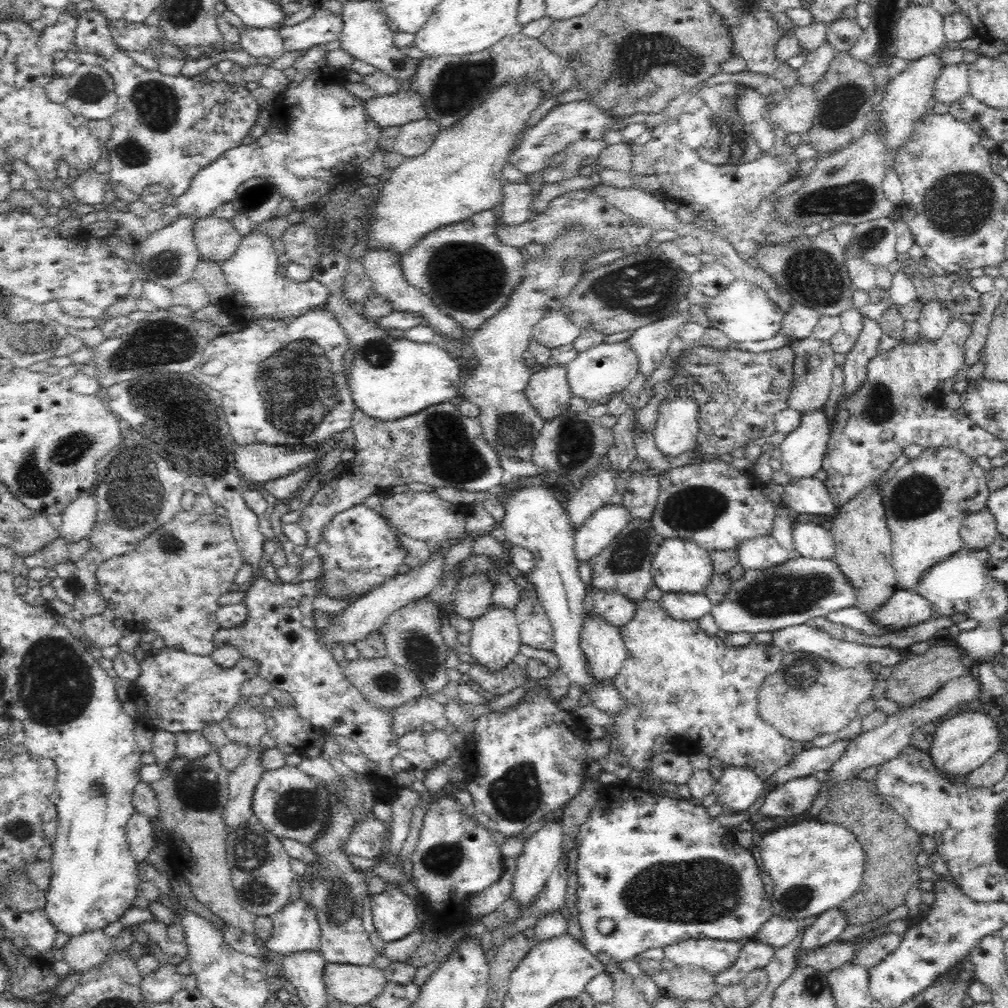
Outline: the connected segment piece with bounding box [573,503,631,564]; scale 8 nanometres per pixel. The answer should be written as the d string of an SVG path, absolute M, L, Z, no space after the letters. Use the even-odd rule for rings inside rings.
M609 503L598 508L576 528L573 544L576 560L582 564L598 556L630 520L630 513L623 503Z

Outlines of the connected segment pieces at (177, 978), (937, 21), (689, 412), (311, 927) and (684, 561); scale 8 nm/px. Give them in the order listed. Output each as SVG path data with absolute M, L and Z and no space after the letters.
M170 963L160 964L160 968L158 968L156 972L144 976L143 980L140 981L140 992L144 995L144 998L150 1002L169 1002L172 996L182 988L180 982L182 982L183 978L184 977L176 971L176 966Z
M929 4L905 8L896 24L896 55L910 63L940 50L946 42L943 18Z
M676 396L657 408L655 445L661 456L670 460L688 452L697 442L699 404L687 396Z
M301 897L269 917L272 919L273 927L270 938L264 944L271 954L278 954L278 956L282 957L290 954L290 952L314 952L314 950L320 950L321 928L316 913Z
M664 539L651 562L651 575L654 584L663 593L704 593L714 573L709 551L700 548L700 545L693 540Z

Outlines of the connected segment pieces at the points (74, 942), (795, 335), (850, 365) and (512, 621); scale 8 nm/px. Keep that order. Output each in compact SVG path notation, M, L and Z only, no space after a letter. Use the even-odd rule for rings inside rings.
M92 930L69 938L63 946L63 960L68 963L71 973L86 973L96 969L98 964L102 964L112 950L112 938L108 937L103 930Z
M793 301L792 306L783 316L780 332L793 341L813 337L814 328L820 317L821 314L816 309Z
M862 317L863 327L854 348L848 352L843 364L844 373L844 399L851 397L864 382L867 375L869 360L878 354L878 344L883 330L881 324Z
M491 605L473 620L469 641L472 661L490 672L500 672L518 654L521 636L514 610Z

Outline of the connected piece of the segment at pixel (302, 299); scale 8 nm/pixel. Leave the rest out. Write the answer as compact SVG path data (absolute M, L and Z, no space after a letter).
M253 230L243 238L232 258L221 263L228 289L228 295L221 305L235 323L247 324L260 318L294 320L306 312L312 312L314 308L322 308L328 300L329 291L324 284L313 279L296 283L281 276L279 254L273 248L273 243L260 230Z

